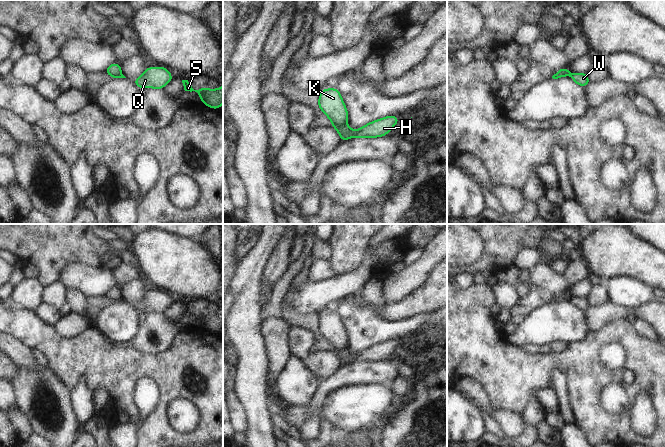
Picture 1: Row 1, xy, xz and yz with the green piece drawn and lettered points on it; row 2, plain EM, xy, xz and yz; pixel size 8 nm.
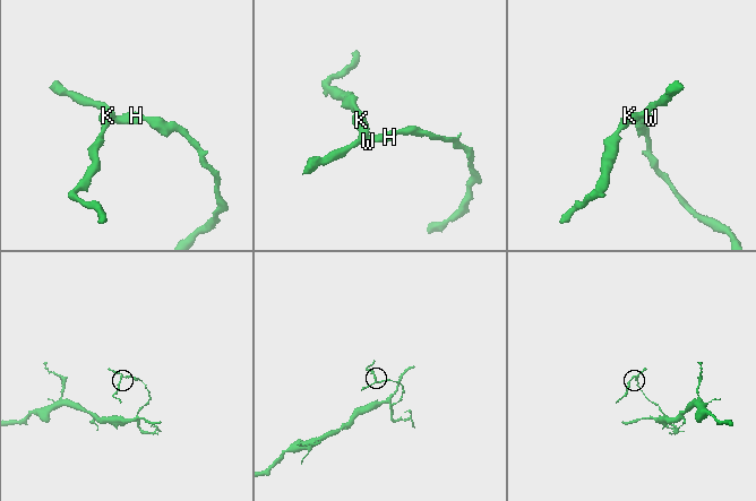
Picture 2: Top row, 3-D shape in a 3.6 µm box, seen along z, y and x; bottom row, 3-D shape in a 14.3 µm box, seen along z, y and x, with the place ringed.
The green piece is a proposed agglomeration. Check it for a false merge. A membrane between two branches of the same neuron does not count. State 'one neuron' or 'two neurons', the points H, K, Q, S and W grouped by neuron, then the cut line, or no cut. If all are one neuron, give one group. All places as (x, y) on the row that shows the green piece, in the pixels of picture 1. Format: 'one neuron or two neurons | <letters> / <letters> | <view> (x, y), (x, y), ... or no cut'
two neurons | H Q S W / K | xz (346, 123), (337, 130)

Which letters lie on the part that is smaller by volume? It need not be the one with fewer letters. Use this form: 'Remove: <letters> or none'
Remove: K

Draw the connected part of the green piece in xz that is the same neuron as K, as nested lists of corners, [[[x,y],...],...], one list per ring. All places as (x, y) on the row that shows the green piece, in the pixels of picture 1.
[[[337,88],[322,89],[319,94],[318,107],[331,120],[331,127],[336,130],[347,124],[347,107]]]

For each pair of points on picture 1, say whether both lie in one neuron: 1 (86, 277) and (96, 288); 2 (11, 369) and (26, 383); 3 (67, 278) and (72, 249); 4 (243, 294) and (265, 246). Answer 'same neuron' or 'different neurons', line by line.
1: same neuron
2: different neurons
3: different neurons
4: same neuron

